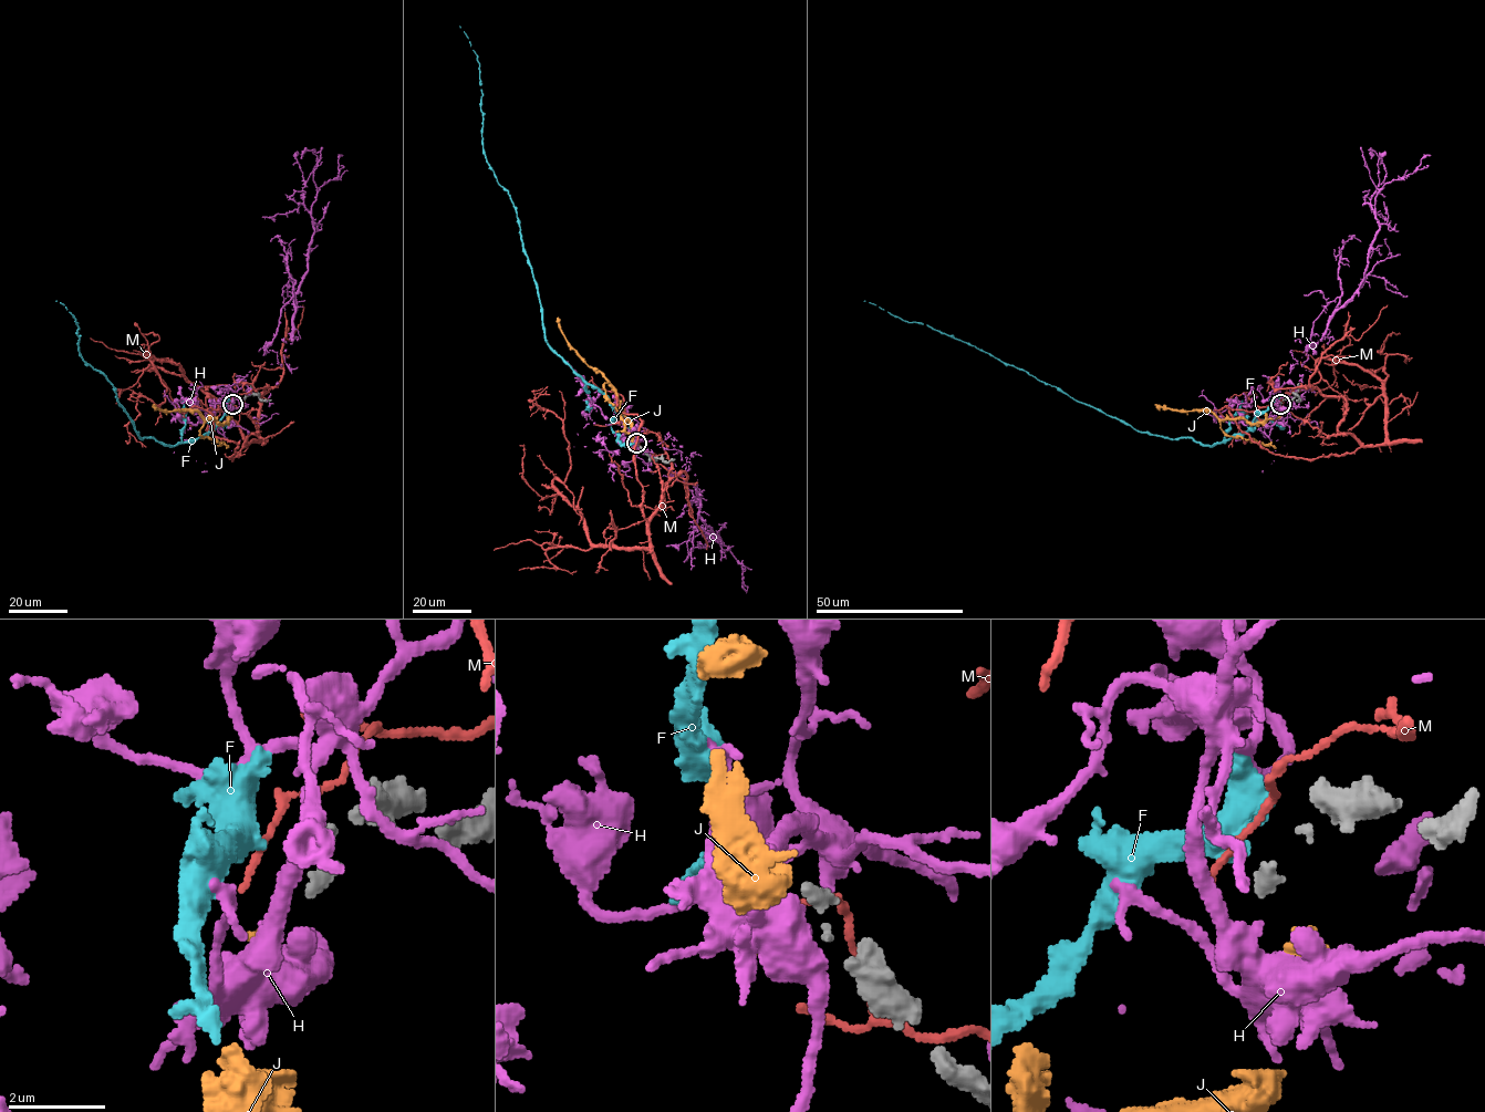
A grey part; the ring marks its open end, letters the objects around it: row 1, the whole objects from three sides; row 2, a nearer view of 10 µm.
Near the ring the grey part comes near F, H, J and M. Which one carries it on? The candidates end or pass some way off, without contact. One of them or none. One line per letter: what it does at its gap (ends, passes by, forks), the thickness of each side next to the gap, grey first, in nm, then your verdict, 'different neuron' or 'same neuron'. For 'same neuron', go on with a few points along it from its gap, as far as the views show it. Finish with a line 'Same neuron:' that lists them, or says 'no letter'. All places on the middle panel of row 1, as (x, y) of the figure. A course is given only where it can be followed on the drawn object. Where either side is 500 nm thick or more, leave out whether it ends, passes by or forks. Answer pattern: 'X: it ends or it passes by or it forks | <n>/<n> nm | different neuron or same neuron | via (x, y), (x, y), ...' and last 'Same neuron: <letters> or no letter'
F: it passes by | 280/440 nm | different neuron
H: it passes by | 280/440 nm | different neuron
J: it ends | 280/360 nm | same neuron | via (634, 445), (632, 427), (620, 406), (615, 388), (571, 346), (558, 317)
M: it ends | 280/150 nm | different neuron
Same neuron: J

